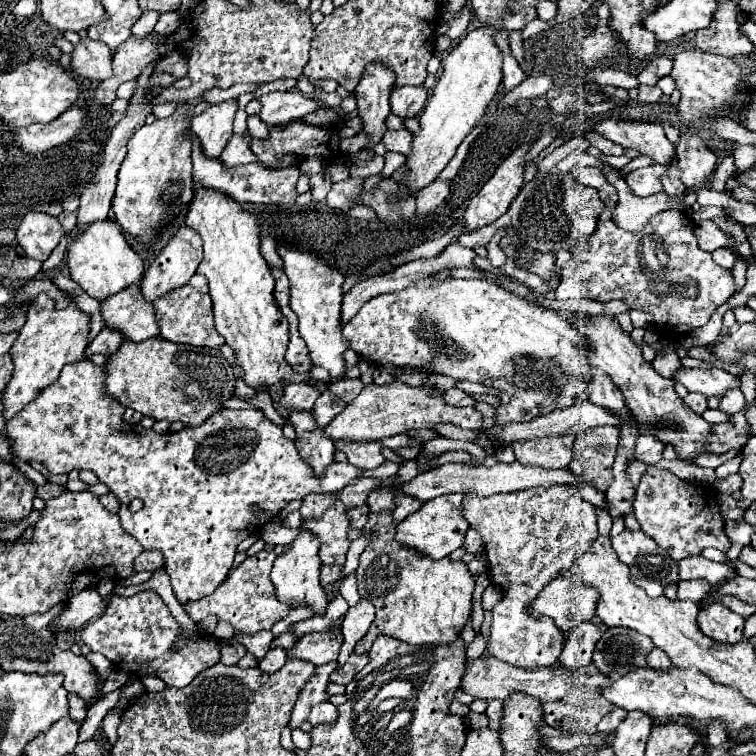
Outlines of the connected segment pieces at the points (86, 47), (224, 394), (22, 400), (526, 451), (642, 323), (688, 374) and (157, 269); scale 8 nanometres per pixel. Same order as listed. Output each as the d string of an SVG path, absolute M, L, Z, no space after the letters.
M81 39L71 51L71 67L81 77L105 81L111 77L111 51L101 41Z
M163 337L145 339L139 343L125 341L121 349L117 349L107 359L105 373L107 373L107 393L111 393L121 405L131 407L143 415L151 415L155 421L159 419L167 419L171 423L181 421L185 427L201 425L211 413L223 409L223 401L231 399L235 393L235 377L231 365L227 363L219 349L179 345Z
M63 291L65 297L71 299L71 303L65 309L55 309L55 301L47 297L47 293L41 293L31 303L31 309L27 309L27 321L23 329L19 331L19 337L11 349L15 371L13 377L3 391L3 417L13 419L27 403L31 403L39 391L43 391L47 385L57 381L61 369L69 363L85 359L85 349L89 345L89 321L91 315L83 313L75 305L75 293Z
M551 435L537 437L531 441L511 443L517 461L523 465L539 465L547 469L563 469L571 463L571 445L574 435Z
M630 310L634 328L646 328L654 323L652 316L640 310Z
M681 367L675 375L673 381L681 383L687 391L695 391L695 393L703 393L705 397L713 397L713 395L725 395L727 389L731 387L739 387L739 379L729 375L723 369L717 367Z
M187 225L179 227L175 237L165 245L165 249L157 255L157 259L151 263L151 267L143 275L141 291L143 291L145 299L155 301L157 297L163 297L165 293L185 285L185 281L189 281L195 275L201 259L203 259L203 241L199 237L199 233L195 229L191 229L191 227L187 227Z

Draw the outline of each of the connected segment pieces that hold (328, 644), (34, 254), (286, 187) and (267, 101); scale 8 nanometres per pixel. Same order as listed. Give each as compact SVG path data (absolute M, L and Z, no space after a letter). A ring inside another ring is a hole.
M339 631L333 633L309 633L303 635L293 649L287 651L289 659L303 659L313 665L323 665L337 659L343 643L343 635Z
M27 213L17 229L17 241L23 245L29 257L45 261L51 255L66 232L57 217L45 213ZM29 237L35 237L29 241Z
M189 131L189 137L193 141L191 147L191 161L193 161L193 181L201 183L205 187L219 189L227 195L231 195L239 203L265 203L265 205L279 205L279 203L295 203L297 193L295 193L295 183L299 179L299 169L297 167L285 167L285 169L265 169L259 163L251 165L241 165L235 169L223 169L223 163L219 159L211 161L209 157L203 157L203 149L199 149L199 139L195 137L193 131Z
M285 91L285 93L267 93L263 97L259 97L261 103L261 111L259 111L259 119L263 123L267 123L269 127L279 125L279 123L287 123L291 119L301 119L307 113L319 109L319 105L301 95L299 91Z

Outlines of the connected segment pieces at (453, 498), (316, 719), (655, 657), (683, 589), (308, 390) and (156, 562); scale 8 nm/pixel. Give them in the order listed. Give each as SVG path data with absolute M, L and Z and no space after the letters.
M453 493L453 495L439 495L431 501L425 501L423 507L419 511L415 511L413 515L409 515L405 521L399 523L397 527L397 541L411 545L413 549L417 549L423 555L429 555L433 559L443 559L447 557L451 551L459 549L465 541L465 531L469 529L467 519L463 517L463 495L461 493Z
M323 701L315 707L311 707L309 715L307 715L307 723L311 725L319 725L319 723L331 723L337 717L337 707L331 705L329 701Z
M653 649L653 653L649 653L649 663L655 669L669 669L671 667L669 657L661 649Z
M703 579L680 580L677 583L677 599L689 599L699 603L703 599L703 595L710 589L710 584Z
M301 381L301 383L291 383L285 387L281 403L287 409L307 411L307 409L313 409L313 403L317 397L319 397L319 389L315 389L313 385L307 385L307 381Z
M147 549L143 551L137 559L135 559L135 569L137 571L157 571L163 567L163 555L155 549Z

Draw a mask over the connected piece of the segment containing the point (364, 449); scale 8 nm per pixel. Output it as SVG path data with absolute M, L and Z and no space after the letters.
M339 441L339 445L335 447L343 451L347 455L347 461L359 469L375 469L385 461L385 457L381 455L379 441L371 441L371 443Z

